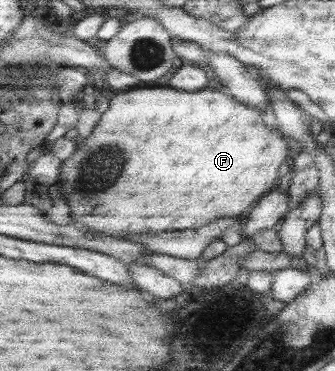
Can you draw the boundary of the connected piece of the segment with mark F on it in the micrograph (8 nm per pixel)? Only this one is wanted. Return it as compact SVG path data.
M153 86L131 88L126 91L110 93L110 102L107 111L99 118L93 131L78 145L74 152L62 163L58 179L62 196L70 204L72 220L77 226L86 226L94 232L104 232L108 236L138 236L138 234L158 234L166 230L190 230L206 226L210 222L221 218L236 218L244 214L250 206L254 206L265 194L268 194L278 180L278 170L284 162L291 162L296 148L291 140L282 136L269 121L265 120L263 112L257 108L250 108L227 92L216 90L202 90L200 92L182 92L170 86Z

